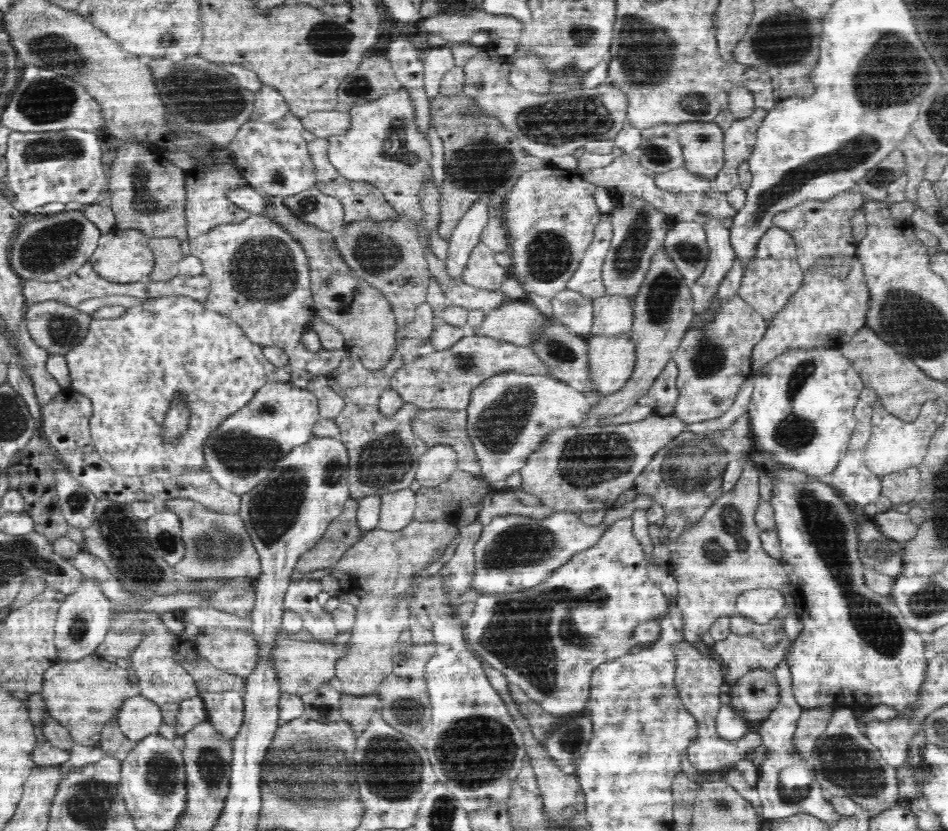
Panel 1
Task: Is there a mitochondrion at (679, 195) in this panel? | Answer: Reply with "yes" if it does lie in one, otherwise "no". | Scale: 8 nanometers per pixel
no

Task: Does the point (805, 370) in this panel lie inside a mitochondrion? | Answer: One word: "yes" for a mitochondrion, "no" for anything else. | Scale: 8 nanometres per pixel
yes

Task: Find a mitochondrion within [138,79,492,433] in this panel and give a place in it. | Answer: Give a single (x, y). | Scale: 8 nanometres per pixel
(265, 269)

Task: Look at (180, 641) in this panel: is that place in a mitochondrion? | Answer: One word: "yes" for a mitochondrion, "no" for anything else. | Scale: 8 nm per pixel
no

